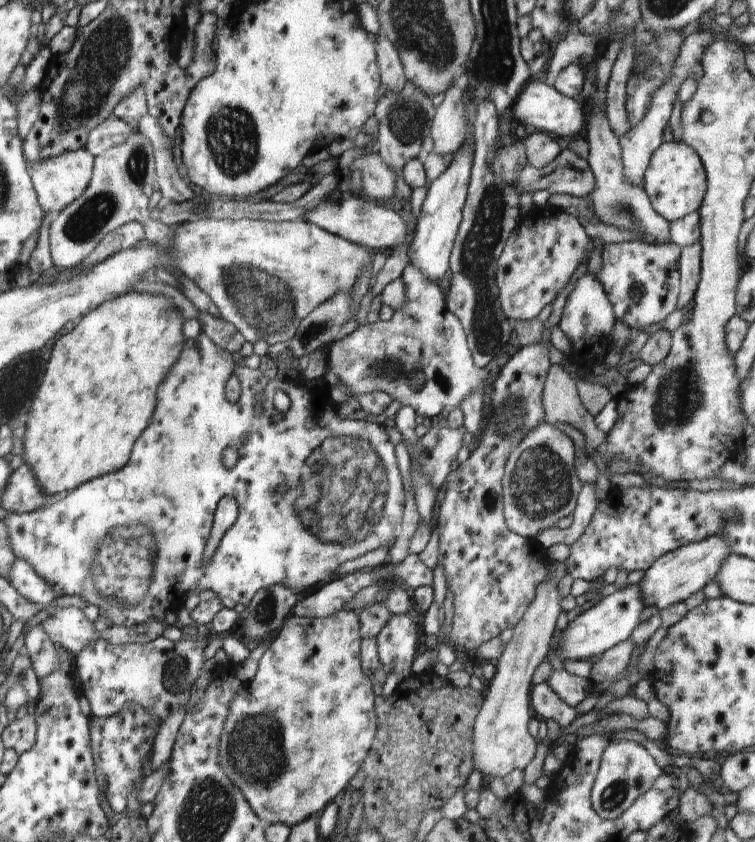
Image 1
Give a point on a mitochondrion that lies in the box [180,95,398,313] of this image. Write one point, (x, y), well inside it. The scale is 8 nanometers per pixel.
(231, 137)

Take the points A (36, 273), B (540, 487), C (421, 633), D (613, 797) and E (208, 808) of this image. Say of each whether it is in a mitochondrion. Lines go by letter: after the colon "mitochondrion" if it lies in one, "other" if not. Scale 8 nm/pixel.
A: other
B: mitochondrion
C: other
D: mitochondrion
E: mitochondrion

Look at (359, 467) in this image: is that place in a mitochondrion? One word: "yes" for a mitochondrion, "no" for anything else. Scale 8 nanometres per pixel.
yes

